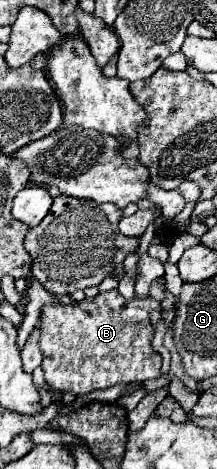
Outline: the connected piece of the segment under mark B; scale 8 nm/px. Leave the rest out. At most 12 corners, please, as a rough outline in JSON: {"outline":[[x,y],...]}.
{"outline":[[118,290],[42,306],[49,389],[158,378],[160,302]]}

